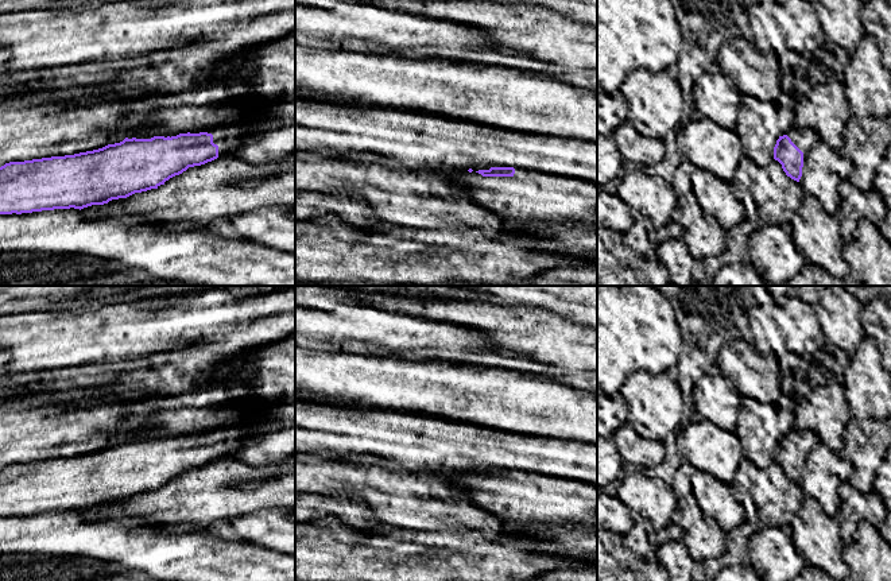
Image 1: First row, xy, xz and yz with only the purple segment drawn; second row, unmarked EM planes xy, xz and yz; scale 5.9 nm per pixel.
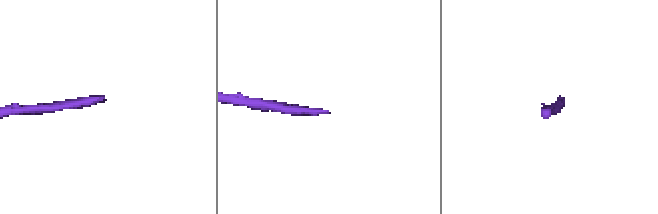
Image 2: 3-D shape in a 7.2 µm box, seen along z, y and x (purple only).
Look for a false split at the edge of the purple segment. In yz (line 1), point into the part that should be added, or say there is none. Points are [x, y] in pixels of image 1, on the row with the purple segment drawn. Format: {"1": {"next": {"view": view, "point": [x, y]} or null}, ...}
{"1": {"next": {"view": "yz", "point": [804, 138]}}}

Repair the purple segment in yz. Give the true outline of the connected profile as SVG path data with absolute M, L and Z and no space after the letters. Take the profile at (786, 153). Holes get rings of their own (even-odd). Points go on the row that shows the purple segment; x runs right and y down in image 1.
M793 127L786 135L779 136L776 140L774 159L782 164L787 177L799 182L803 155L820 140L820 133L813 128Z

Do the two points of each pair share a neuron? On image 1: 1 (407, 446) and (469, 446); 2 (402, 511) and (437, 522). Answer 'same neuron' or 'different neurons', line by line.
1: same neuron
2: same neuron

